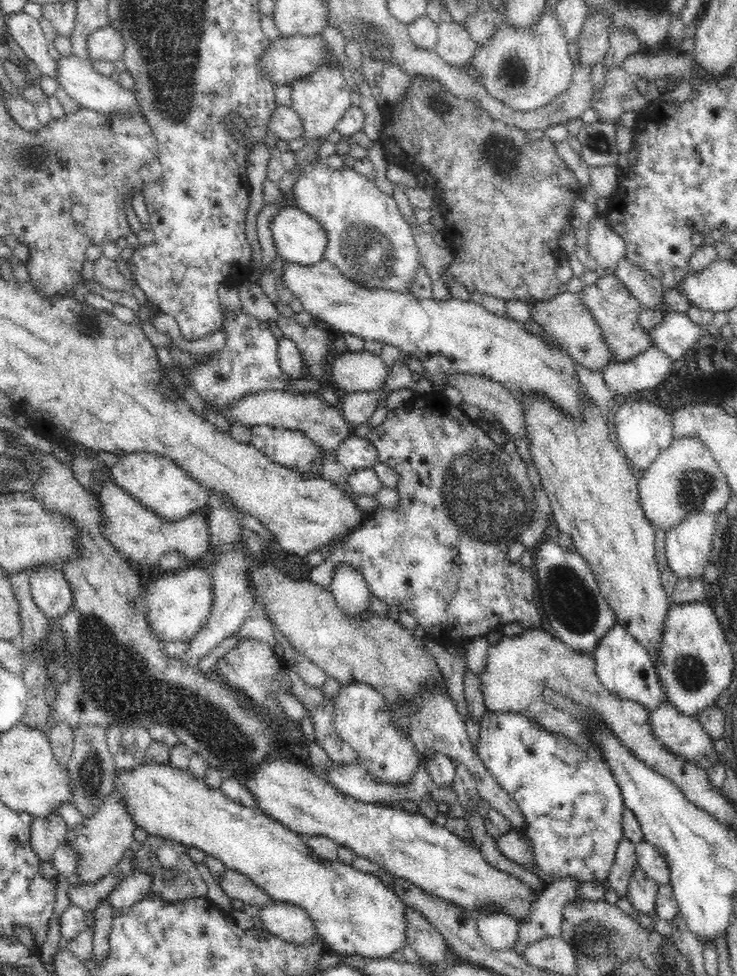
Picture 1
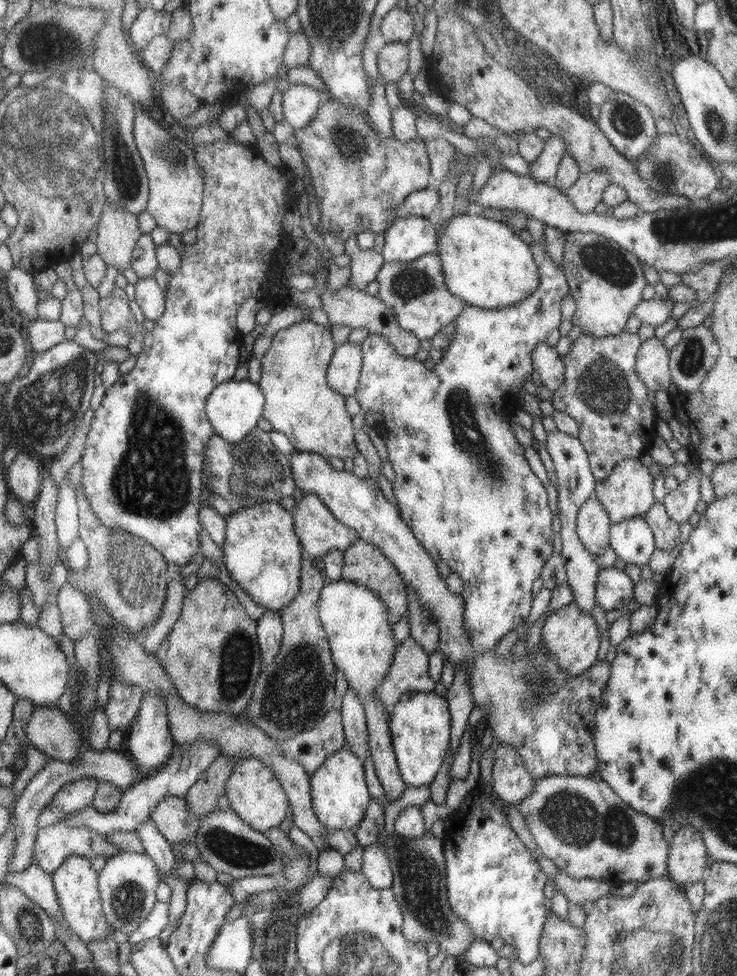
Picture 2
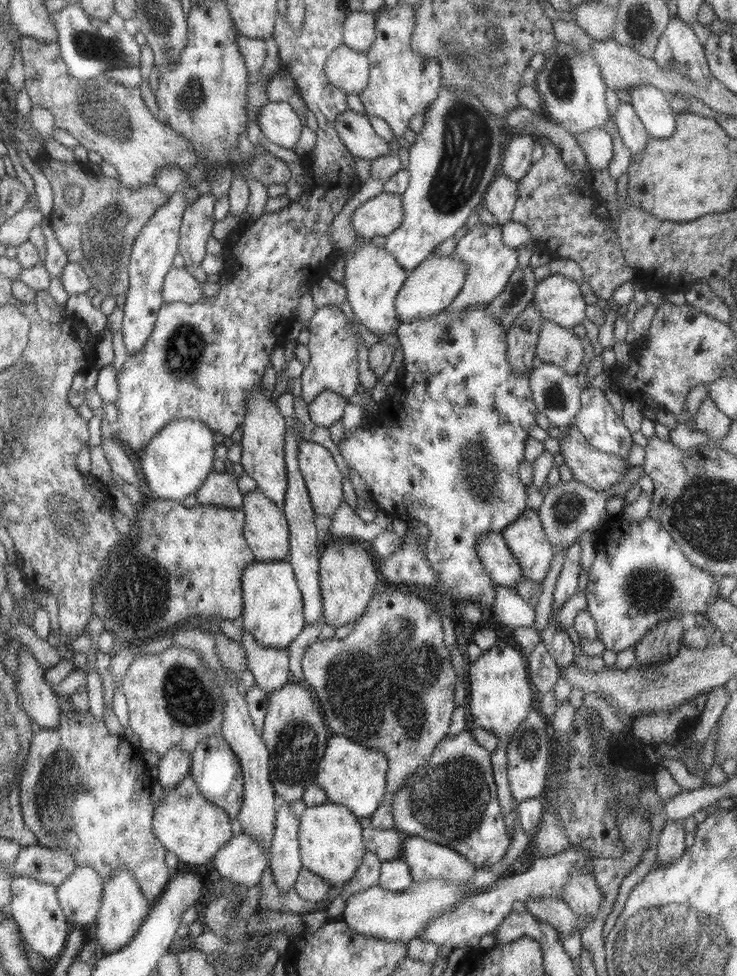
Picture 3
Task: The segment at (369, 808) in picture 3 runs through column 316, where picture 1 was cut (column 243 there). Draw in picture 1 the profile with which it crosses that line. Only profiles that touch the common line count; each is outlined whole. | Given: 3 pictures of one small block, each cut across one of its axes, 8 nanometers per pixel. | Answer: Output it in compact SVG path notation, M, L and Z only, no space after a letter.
M278 758L264 761L252 773L244 773L241 776L241 782L254 795L257 807L263 813L275 818L290 830L298 834L330 838L339 845L353 850L356 857L371 860L384 867L398 880L407 880L421 888L426 894L464 909L484 914L484 910L490 908L494 909L494 912L504 912L520 922L529 917L529 910L532 909L533 902L538 896L538 893L532 891L520 879L486 863L484 856L474 843L468 844L466 839L458 838L458 835L452 834L445 826L430 822L423 814L410 813L404 809L385 807L348 797L339 793L318 773L298 762Z

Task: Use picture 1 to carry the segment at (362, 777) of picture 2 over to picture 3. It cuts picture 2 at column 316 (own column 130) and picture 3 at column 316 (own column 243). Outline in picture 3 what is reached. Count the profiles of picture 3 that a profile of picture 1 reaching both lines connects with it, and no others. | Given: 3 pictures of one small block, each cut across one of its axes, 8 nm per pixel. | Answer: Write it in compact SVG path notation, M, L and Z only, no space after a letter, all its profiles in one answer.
M328 802L306 807L299 821L302 866L332 886L340 886L350 881L362 863L367 847L362 844L362 826L358 817L347 806Z

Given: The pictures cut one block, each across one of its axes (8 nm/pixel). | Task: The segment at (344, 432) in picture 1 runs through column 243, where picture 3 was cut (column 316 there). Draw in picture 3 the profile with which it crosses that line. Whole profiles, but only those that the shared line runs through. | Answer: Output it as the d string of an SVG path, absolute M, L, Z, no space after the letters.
M324 391L308 403L308 411L314 424L330 428L341 419L347 404L347 399L343 396L332 391Z

